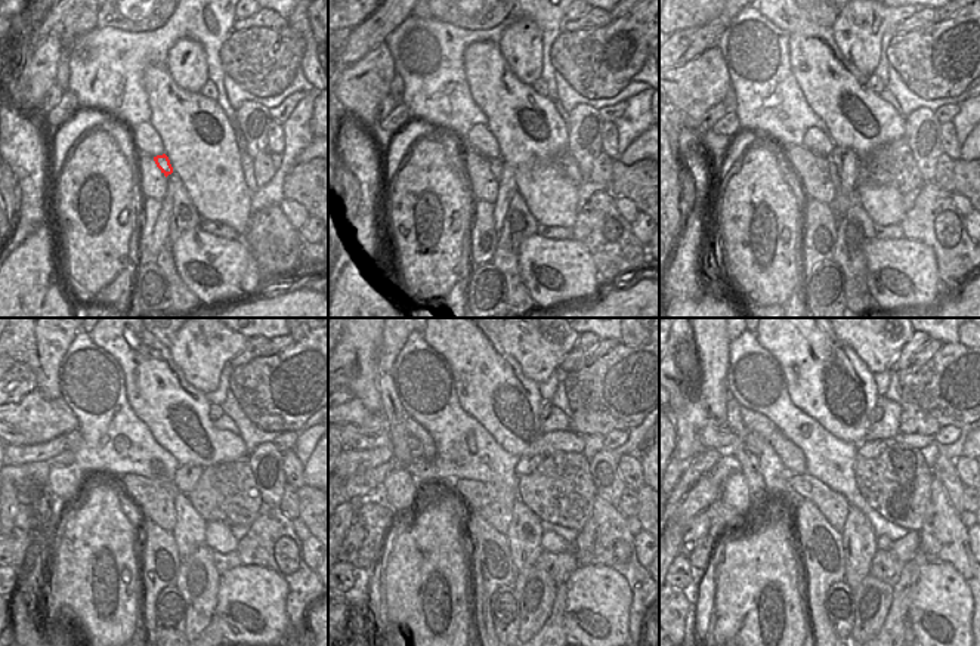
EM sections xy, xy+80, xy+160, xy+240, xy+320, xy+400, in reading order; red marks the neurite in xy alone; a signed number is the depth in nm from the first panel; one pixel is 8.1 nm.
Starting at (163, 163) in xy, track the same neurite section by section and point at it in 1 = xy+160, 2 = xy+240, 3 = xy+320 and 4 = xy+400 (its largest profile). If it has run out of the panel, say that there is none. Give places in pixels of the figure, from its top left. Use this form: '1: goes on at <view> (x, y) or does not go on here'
1: goes on at xy+160 (841, 203)
2: goes on at xy+240 (189, 529)
3: goes on at xy+320 (523, 535)
4: goes on at xy+400 (859, 541)

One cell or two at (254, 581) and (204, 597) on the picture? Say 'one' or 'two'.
two

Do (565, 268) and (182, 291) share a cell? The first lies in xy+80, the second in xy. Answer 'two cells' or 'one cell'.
two cells

